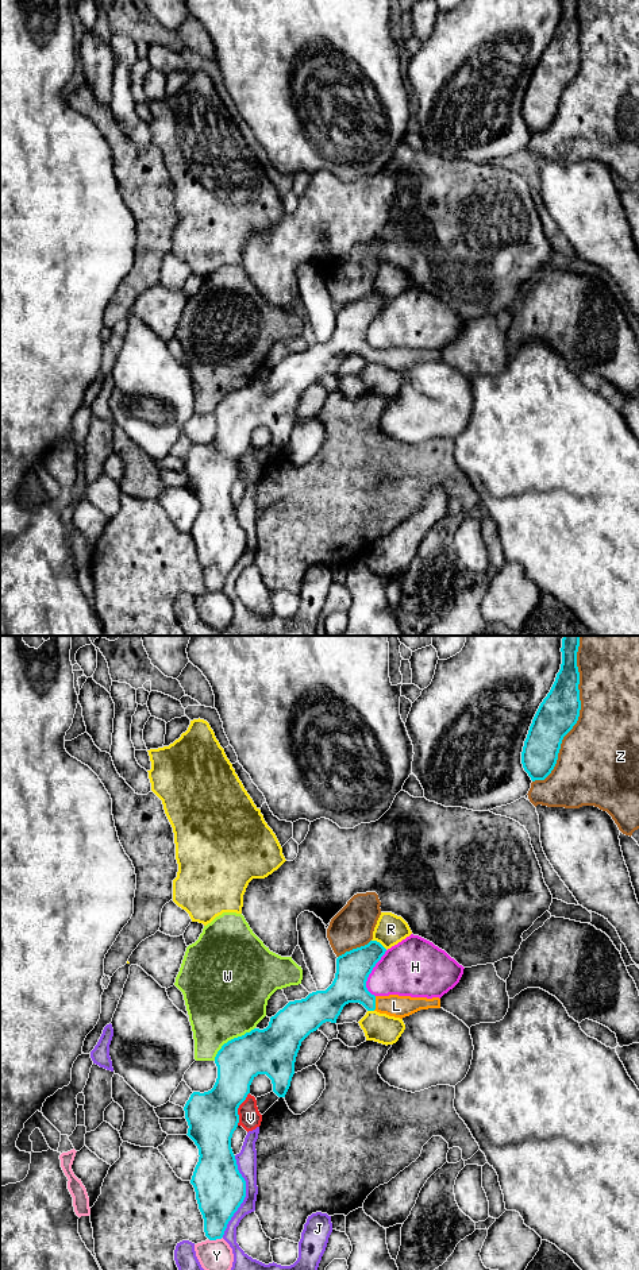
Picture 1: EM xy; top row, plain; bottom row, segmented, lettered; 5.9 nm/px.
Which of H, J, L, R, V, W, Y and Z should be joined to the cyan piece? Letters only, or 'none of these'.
L

